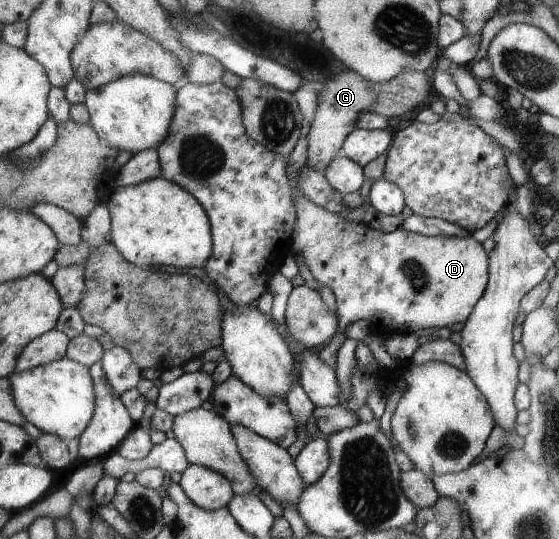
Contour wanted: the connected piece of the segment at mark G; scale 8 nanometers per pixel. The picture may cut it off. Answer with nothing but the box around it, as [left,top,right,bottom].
[300,69,430,169]

